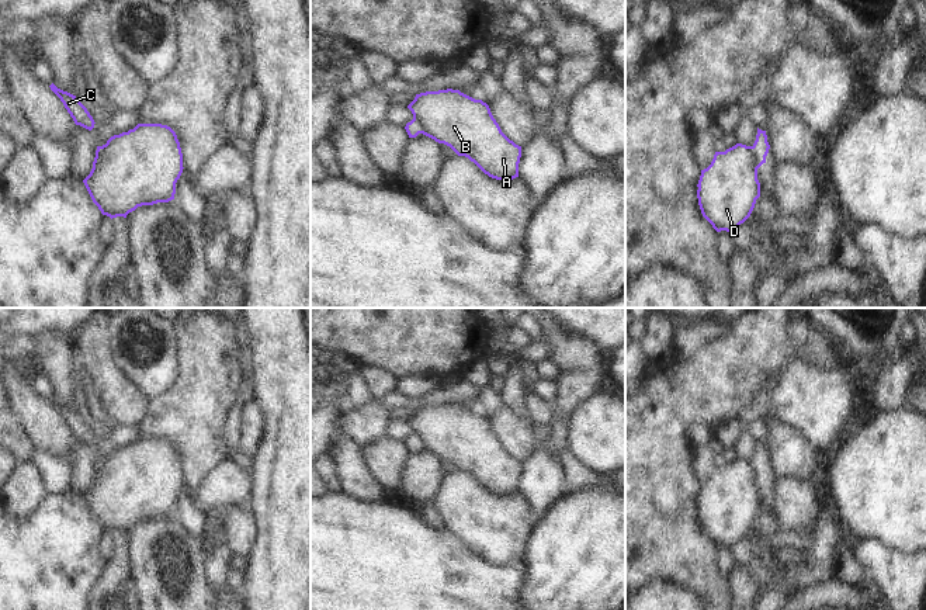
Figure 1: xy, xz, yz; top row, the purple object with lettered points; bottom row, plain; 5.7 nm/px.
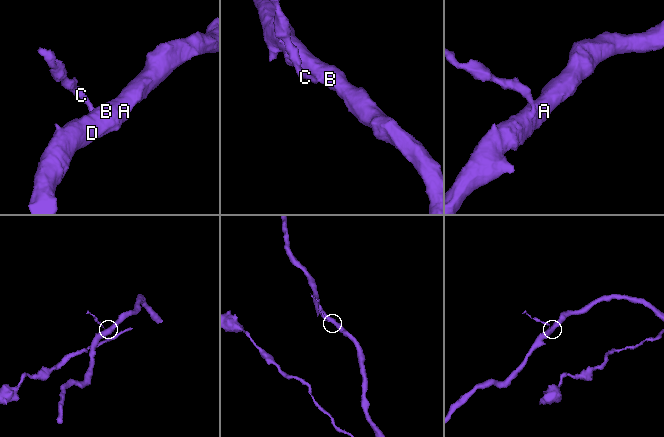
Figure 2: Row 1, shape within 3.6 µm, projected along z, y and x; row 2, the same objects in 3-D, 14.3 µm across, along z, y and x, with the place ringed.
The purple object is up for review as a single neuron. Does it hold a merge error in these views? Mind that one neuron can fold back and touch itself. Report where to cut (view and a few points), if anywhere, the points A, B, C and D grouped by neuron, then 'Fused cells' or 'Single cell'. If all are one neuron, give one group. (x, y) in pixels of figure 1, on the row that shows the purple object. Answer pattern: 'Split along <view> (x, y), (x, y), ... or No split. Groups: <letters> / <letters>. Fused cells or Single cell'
Split along yz (751, 146), (753, 152), (765, 158). Groups: A B D / C. Fused cells

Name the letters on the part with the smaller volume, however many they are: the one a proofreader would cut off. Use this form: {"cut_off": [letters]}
{"cut_off": ["C"]}

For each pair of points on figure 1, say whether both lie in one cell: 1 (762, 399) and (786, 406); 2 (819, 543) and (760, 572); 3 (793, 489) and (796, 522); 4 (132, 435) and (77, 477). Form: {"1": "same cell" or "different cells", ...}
{"1": "different cells", "2": "different cells", "3": "same cell", "4": "same cell"}

